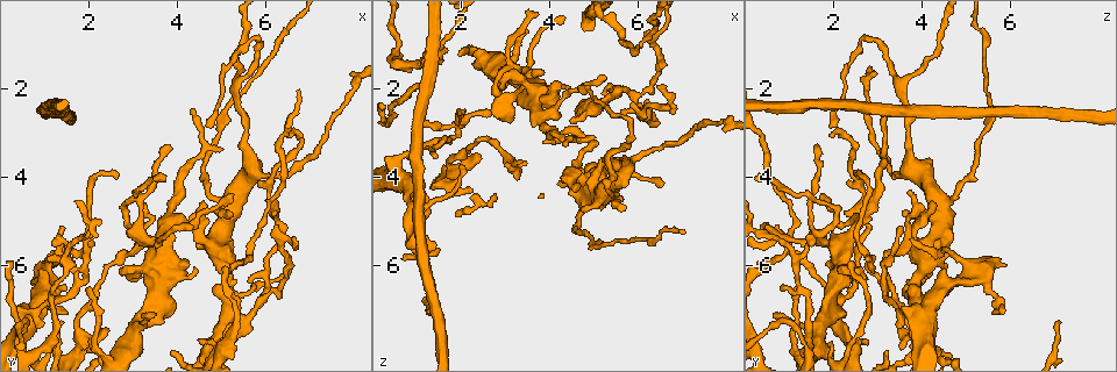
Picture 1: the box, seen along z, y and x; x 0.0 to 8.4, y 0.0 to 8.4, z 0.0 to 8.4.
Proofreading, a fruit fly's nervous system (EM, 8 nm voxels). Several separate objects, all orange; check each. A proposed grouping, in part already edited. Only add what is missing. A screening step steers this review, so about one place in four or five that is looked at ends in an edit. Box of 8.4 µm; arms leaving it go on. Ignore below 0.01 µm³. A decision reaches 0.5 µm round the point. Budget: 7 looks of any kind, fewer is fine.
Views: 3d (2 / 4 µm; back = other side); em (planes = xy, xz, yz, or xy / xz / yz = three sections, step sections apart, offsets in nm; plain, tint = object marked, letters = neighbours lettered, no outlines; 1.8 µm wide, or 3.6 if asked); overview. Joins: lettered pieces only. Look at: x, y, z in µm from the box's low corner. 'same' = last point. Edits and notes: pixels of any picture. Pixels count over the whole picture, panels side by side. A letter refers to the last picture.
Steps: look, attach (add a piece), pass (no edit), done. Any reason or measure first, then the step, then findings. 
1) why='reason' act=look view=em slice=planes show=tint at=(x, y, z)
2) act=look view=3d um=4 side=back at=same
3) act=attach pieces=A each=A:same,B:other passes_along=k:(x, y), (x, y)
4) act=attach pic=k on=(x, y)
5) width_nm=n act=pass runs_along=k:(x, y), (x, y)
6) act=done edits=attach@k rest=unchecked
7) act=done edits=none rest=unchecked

why='narrows sharply' act=look view=3d um=4 at=(3.35, 4.90, 3.70)

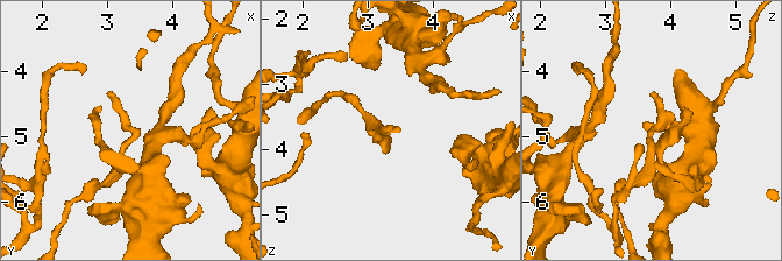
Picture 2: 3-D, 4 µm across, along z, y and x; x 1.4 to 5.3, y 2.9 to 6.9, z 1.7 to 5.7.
act=look view=em slice=planes show=plain at=(3.30, 4.90, 3.75)

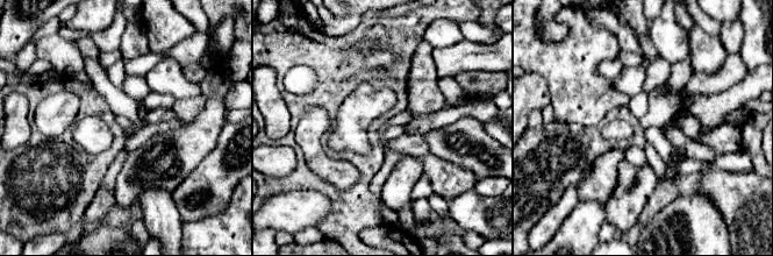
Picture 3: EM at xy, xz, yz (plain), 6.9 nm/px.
why='see the neighbours' act=look view=em slice=planes show=letters at=same

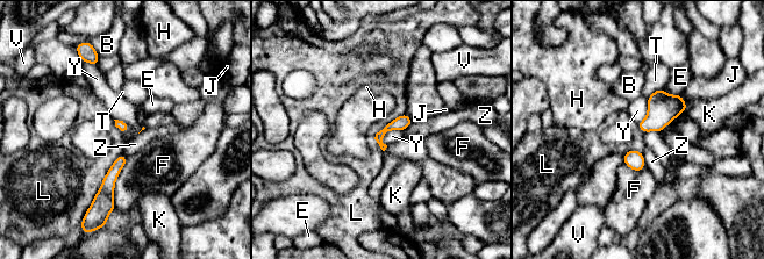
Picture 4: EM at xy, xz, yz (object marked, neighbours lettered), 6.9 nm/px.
act=pass each=B:other,E:other,F:other,H:other,J:other,K:other,L:other,T:other,V:other,Y:other,Z:other found='none of them fits'

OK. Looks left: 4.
why='an open end' act=look view=em slice=planes show=plain at=(2.50, 7.50, 3.55)

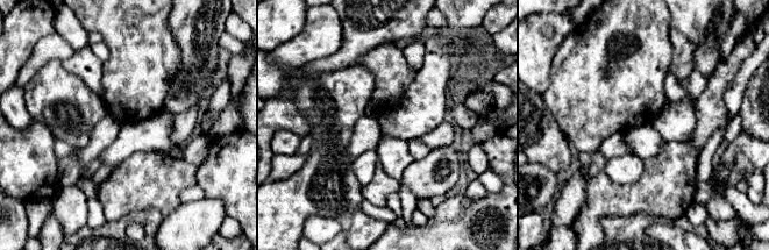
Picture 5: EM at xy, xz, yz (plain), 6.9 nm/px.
why='see the neighbours' act=look view=em slice=planes show=letters at=same

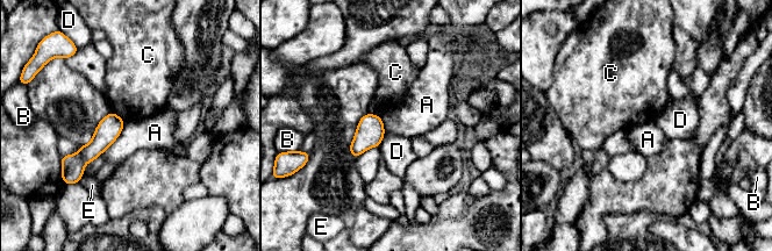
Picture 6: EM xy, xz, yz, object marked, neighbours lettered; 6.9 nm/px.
act=pass each=A:other,B:other,C:other,D:other,E:other runs_along=6:(115, 117), (79, 162), (79, 173) found='no lettered piece goes on from it'

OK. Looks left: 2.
why='arms part here' act=look view=em slice=xz step=8 show=tint at=(5.90, 6.80, 2.20)

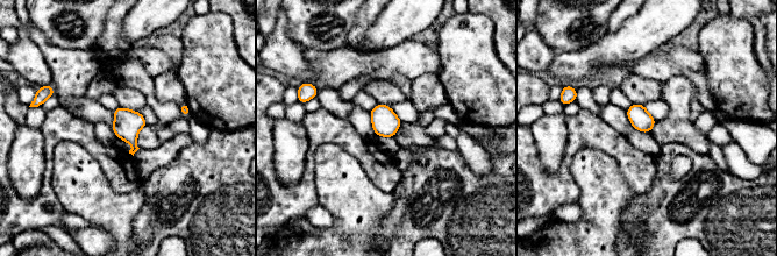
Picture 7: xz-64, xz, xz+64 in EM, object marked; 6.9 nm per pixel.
why='another direction' act=look view=em slice=yz step=8 show=letters at=same

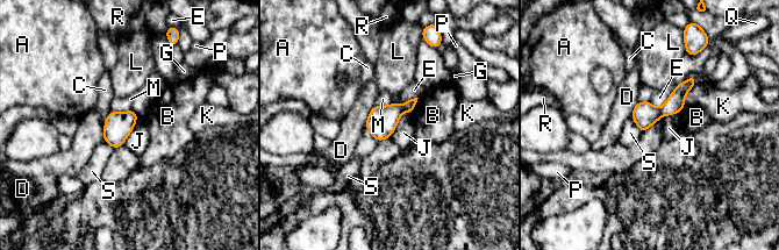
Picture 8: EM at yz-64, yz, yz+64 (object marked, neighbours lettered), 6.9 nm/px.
longest_contact=E:240nm act=pass each=A:other,B:other,C:other,D:other,E:other,G:other,J:other,K:other,L:other,M:other,P:other,Q:other,R:other,S:other found='no lettered piece goes on from it'

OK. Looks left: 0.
act=done edits=none rest=unchecked

